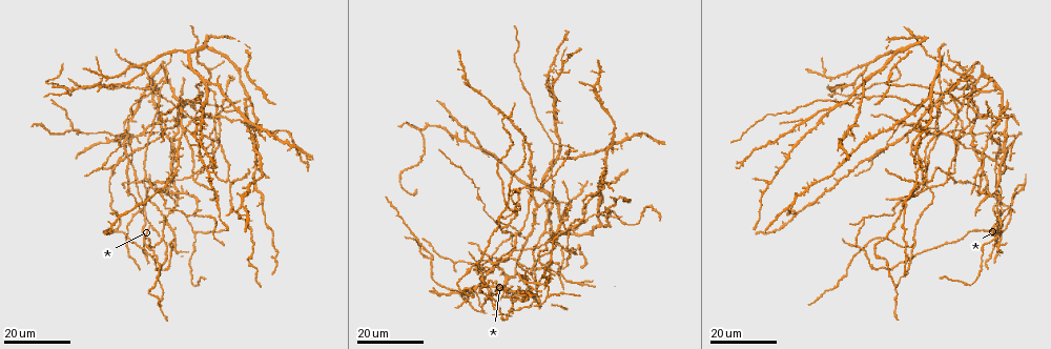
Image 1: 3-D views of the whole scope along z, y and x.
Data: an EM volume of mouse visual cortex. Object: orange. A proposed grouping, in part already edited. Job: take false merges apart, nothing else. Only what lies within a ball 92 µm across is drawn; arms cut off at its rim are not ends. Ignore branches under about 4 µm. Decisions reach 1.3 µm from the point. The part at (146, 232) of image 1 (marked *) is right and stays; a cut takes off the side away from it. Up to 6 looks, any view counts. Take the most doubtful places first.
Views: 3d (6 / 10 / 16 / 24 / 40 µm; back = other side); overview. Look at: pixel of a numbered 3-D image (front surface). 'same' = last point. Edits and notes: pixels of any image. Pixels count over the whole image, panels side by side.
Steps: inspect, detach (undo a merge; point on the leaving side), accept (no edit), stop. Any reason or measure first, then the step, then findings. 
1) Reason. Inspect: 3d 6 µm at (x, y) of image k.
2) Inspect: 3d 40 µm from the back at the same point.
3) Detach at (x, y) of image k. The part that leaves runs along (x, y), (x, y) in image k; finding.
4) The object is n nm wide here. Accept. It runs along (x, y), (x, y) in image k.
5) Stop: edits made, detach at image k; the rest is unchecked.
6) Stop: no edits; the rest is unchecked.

Three-way junction. Inspect: 3d 16 µm at (825, 73) of image 1.

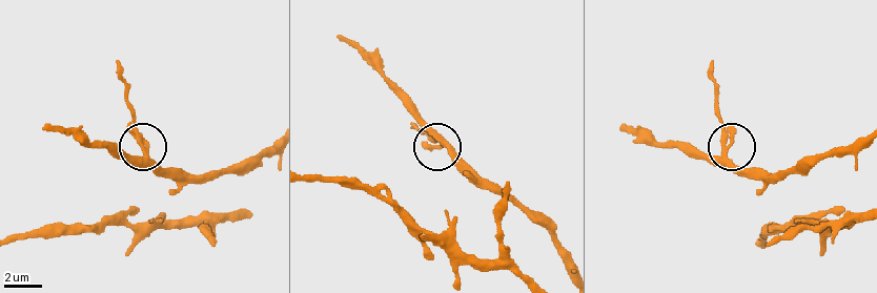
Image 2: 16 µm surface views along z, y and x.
Inspect: 3d 10 µm at (143, 154) of image 2.

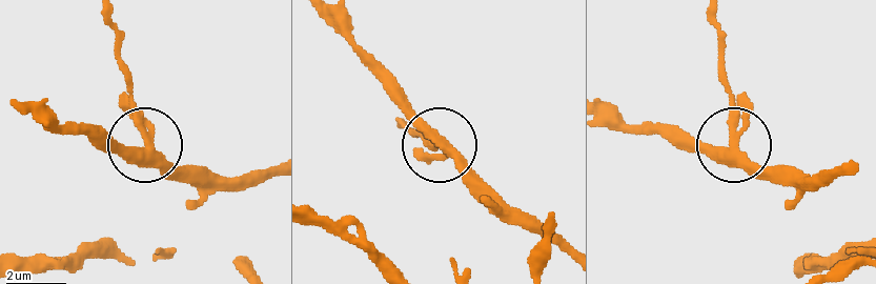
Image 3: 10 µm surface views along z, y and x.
The side arm is 6 µm long. Accept. It runs along (272, 167), (235, 180), (174, 173), (146, 142), (116, 55) in image 3; continuous, no second cell.

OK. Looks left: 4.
Inspect: 3d 24 µm at (201, 120) of image 1.

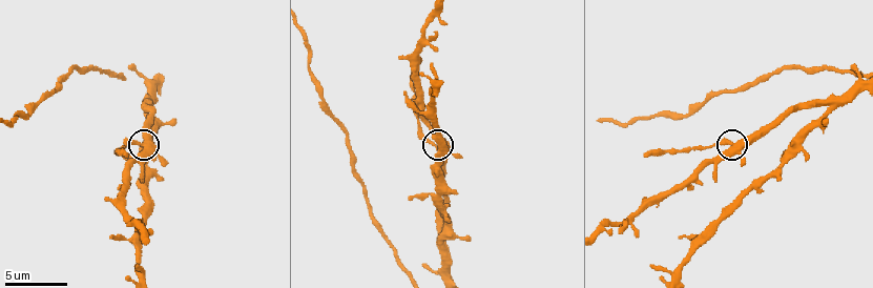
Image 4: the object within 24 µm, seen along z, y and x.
Inspect: 3d 6 µm at (141, 146) of image 4.

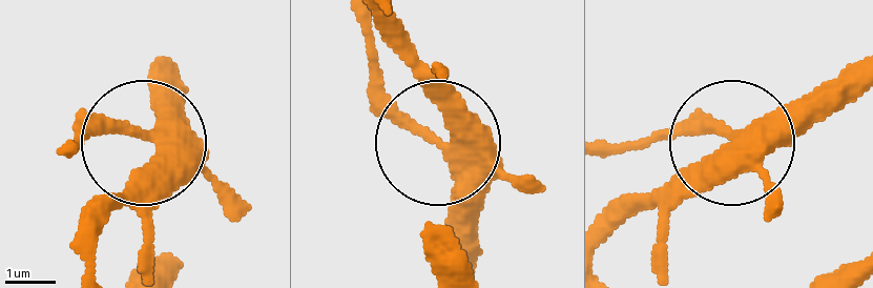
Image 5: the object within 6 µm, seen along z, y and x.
Accept. It runs along (851, 65), (730, 136), (629, 144) in image 5; continuous, no second cell.

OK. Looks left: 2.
Three arms meet. Inspect: 3d 16 µm at (146, 179) of image 1.

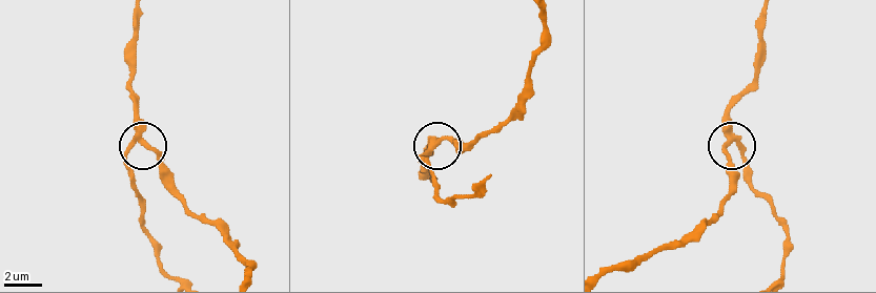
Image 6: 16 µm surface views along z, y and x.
Zoom in. Inspect: 3d 10 µm at (728, 138) of image 6.

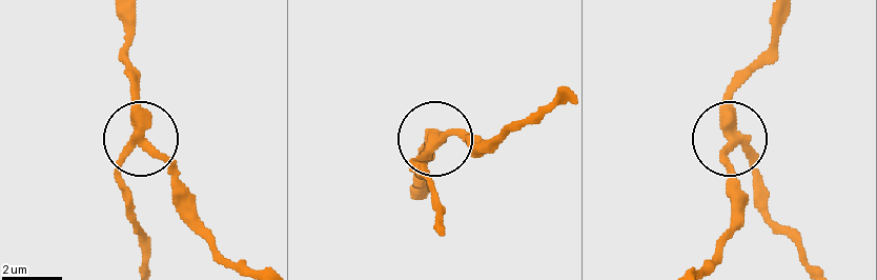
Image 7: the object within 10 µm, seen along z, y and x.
The side arm is 49 µm long. Accept. It runs along (810, 268), (737, 143), (725, 156), (730, 191) in image 7; one cell here.

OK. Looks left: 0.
Stop: no edits; the rest is unchecked.

